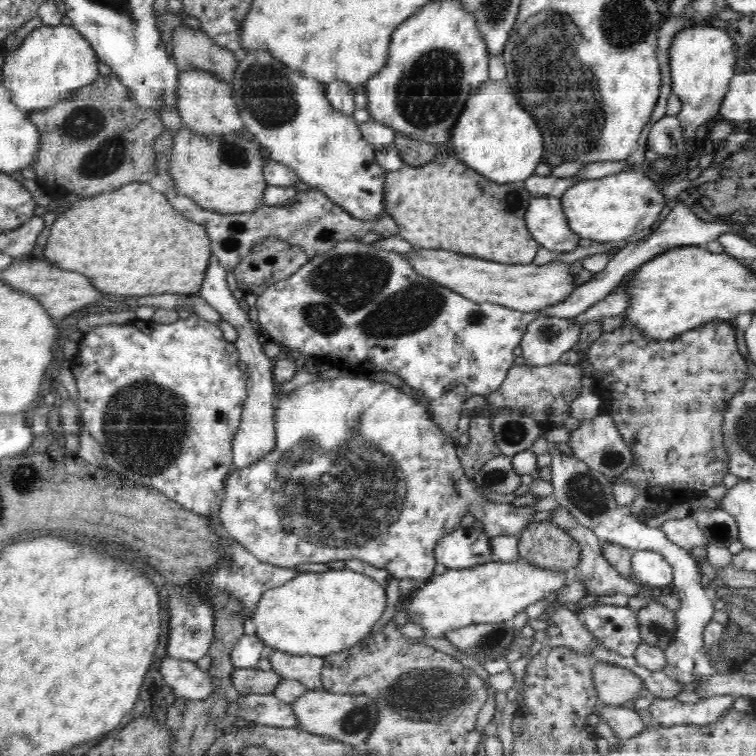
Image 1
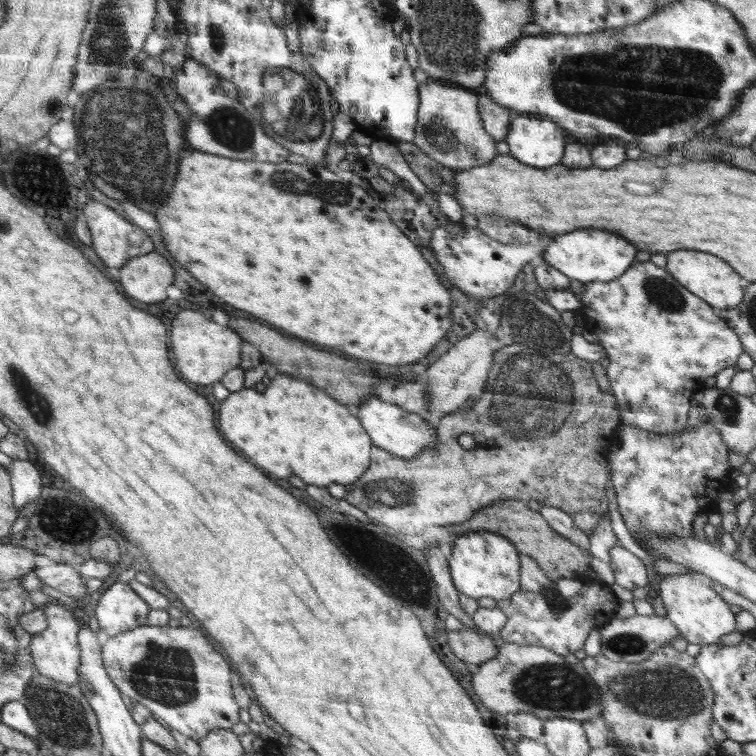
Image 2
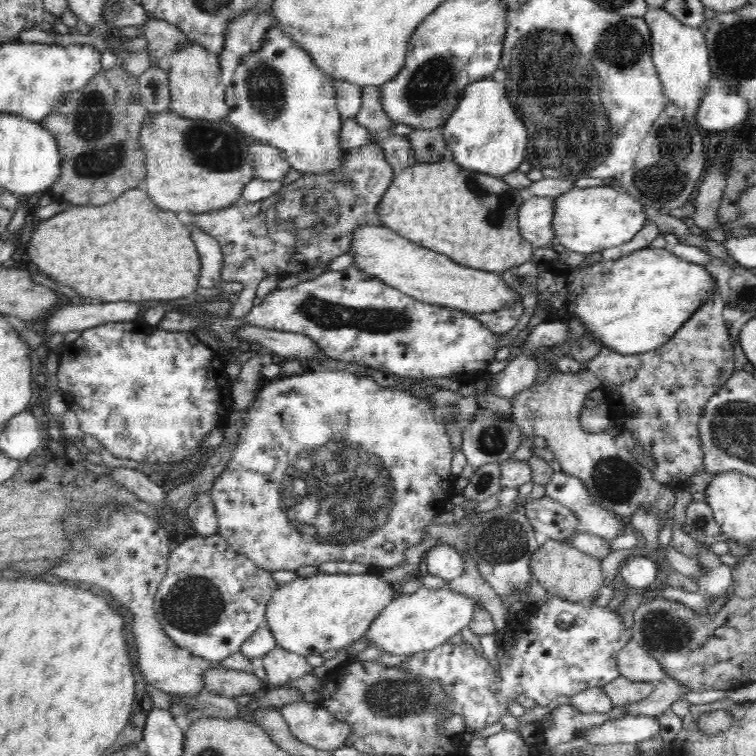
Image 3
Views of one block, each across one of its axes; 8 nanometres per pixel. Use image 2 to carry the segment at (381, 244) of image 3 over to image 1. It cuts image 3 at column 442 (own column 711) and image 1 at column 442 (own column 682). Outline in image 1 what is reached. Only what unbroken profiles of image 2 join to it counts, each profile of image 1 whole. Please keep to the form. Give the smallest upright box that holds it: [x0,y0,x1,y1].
[407,248,576,311]

